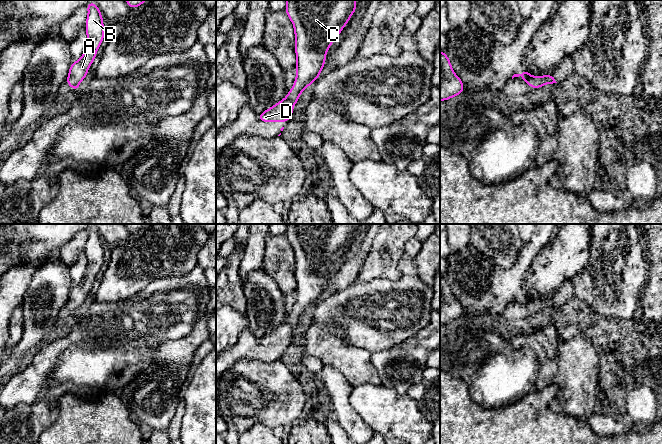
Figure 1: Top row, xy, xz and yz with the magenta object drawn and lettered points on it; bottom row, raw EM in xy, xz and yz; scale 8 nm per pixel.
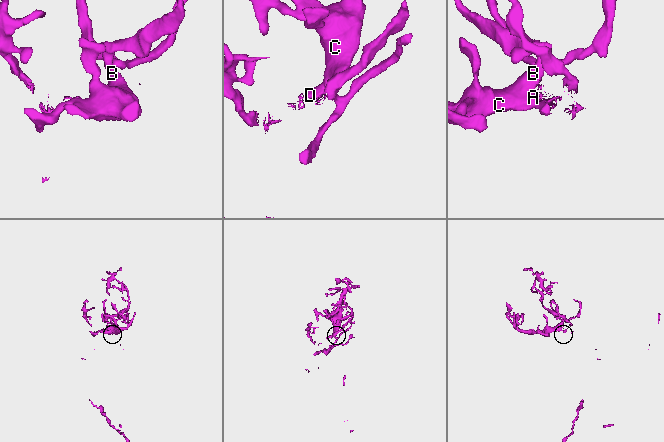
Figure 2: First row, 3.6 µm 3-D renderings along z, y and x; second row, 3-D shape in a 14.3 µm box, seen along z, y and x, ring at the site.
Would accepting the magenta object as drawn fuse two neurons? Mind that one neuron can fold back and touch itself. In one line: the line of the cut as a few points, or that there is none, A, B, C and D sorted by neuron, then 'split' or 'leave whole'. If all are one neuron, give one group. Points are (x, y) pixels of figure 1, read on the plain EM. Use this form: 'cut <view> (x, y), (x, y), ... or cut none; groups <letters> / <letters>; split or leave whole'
cut none; groups A B C D; leave whole

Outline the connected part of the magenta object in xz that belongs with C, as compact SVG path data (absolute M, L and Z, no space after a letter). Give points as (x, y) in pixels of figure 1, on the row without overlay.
M286 224L285 236L294 249L296 264L296 303L283 324L259 338L259 346L285 346L291 343L293 331L303 314L320 301L320 296L325 290L326 277L356 235L356 226L356 224Z

